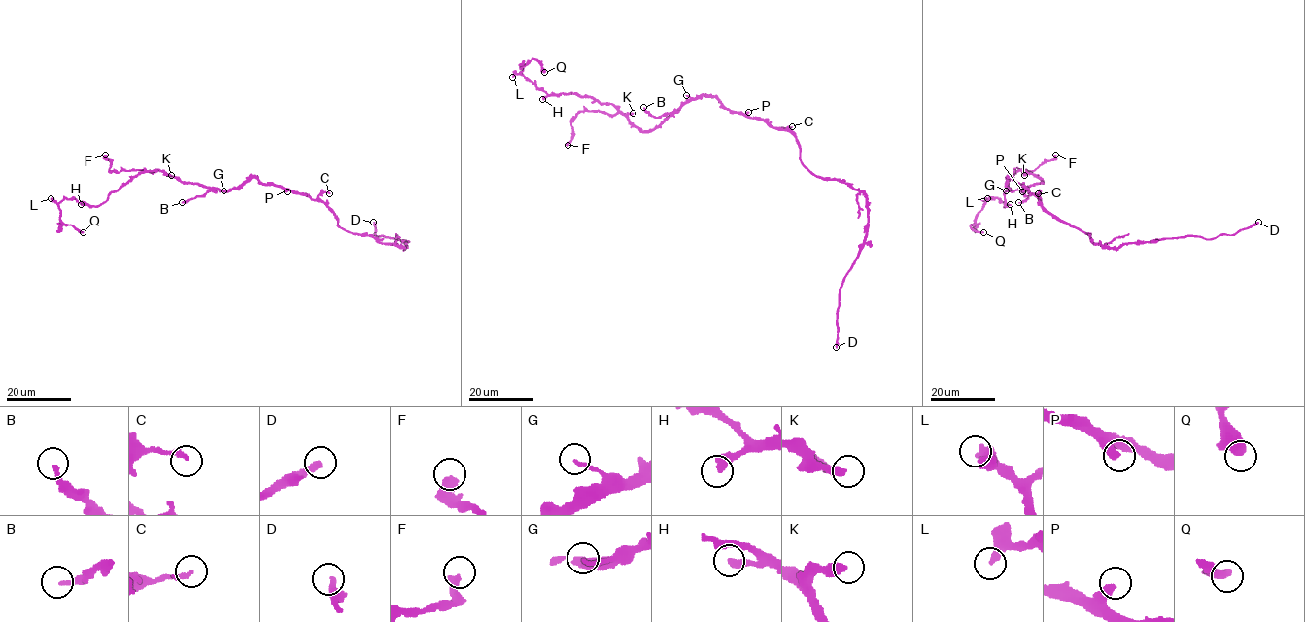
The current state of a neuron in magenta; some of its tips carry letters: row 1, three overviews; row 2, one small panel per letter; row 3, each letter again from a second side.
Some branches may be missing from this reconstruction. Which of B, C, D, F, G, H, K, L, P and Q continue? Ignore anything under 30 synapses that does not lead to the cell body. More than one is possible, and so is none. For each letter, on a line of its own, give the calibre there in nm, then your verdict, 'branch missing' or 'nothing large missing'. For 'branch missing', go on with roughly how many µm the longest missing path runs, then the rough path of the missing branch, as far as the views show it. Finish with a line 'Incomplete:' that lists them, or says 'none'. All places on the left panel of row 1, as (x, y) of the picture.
B: calibre 200 nm; nothing large missing
C: calibre 220 nm; nothing large missing
D: calibre 280 nm; branch missing; missing 180 µm; course (373, 222), (362, 188), (253, 121), (267, 50), (243, 38)
F: calibre 380 nm; nothing large missing
G: calibre 170 nm; nothing large missing
H: calibre 360 nm; branch missing; missing 25 µm; course (81, 204), (68, 216), (73, 203), (76, 206)
K: calibre 400 nm; nothing large missing
L: calibre 380 nm; nothing large missing
P: calibre 400 nm; nothing large missing
Q: calibre 480 nm; nothing large missing
Incomplete: D, H

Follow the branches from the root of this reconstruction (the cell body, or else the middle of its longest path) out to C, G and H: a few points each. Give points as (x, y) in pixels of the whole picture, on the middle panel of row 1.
C: (745, 116), (765, 120), (774, 127), (792, 126)
G: (745, 116), (727, 110), (714, 96), (686, 95)
H: (745, 116), (702, 95), (687, 100), (652, 129), (640, 131), (611, 104), (589, 96), (560, 93), (542, 99)

